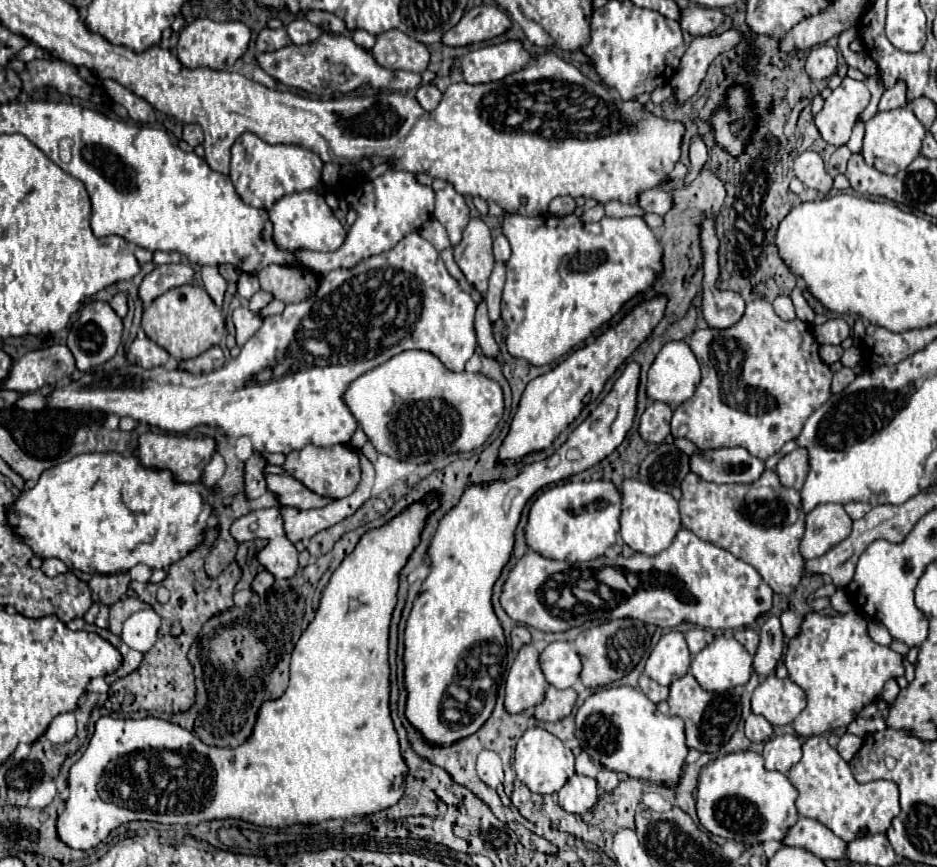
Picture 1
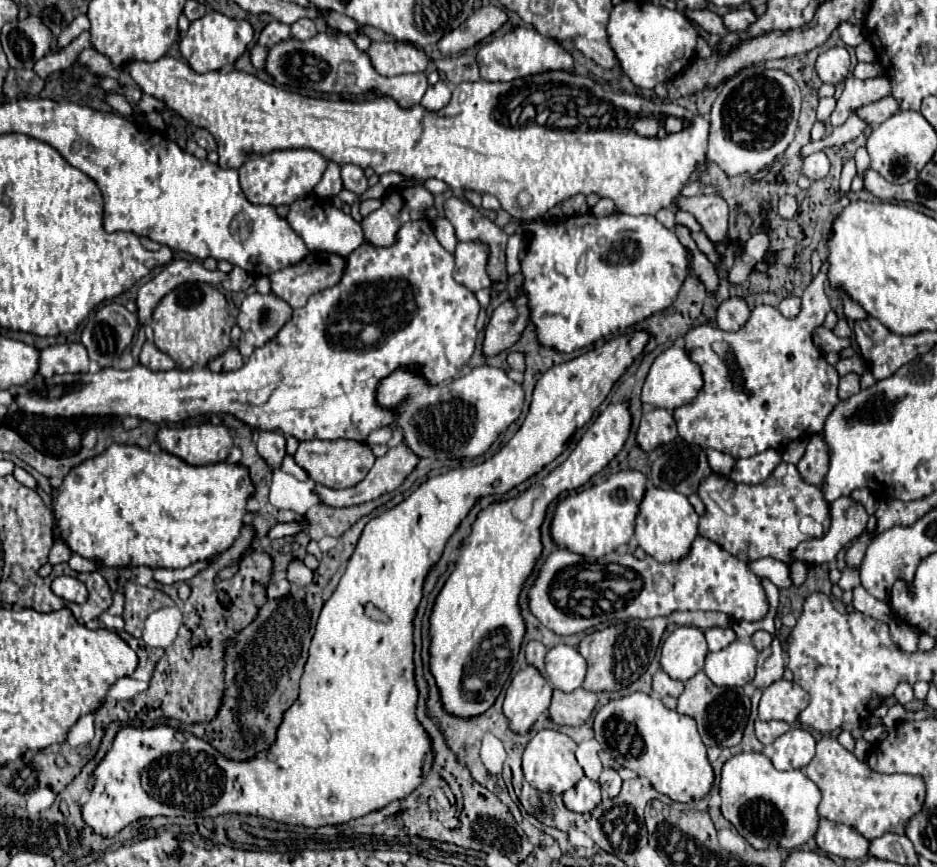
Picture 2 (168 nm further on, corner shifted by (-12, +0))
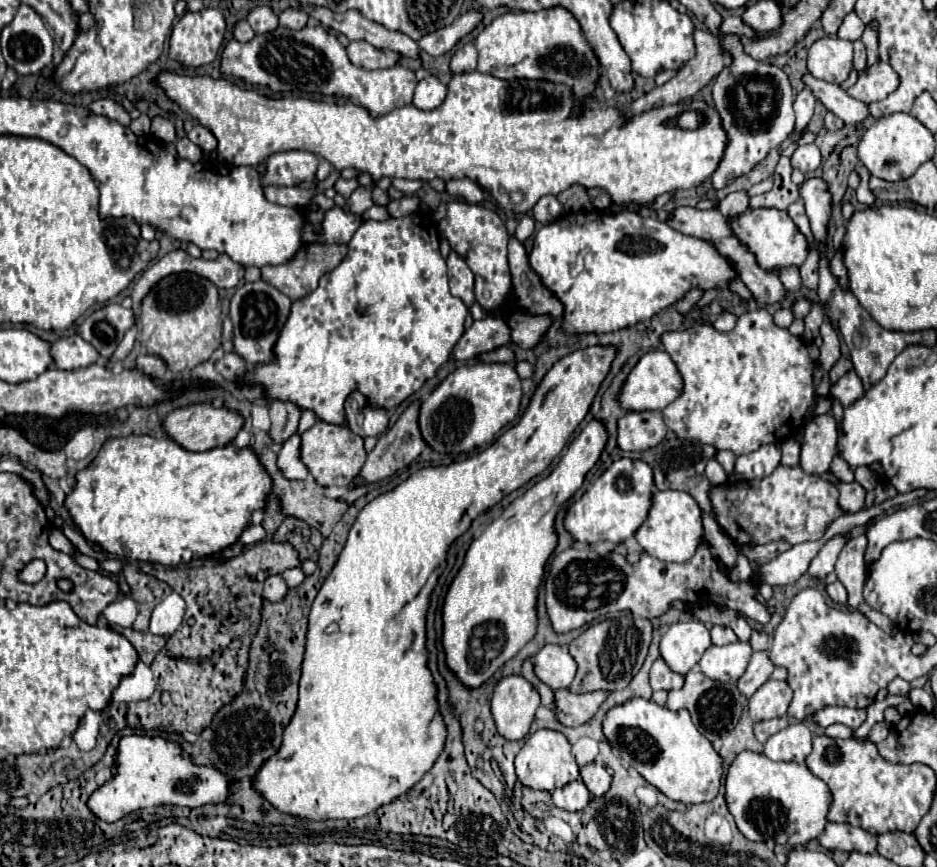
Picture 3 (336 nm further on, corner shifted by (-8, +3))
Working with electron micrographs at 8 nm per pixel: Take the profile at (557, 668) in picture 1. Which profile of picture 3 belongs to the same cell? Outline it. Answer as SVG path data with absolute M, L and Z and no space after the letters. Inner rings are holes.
M545 644L539 654L533 656L533 664L537 678L549 684L553 690L569 688L577 672L577 664L569 650L557 644Z

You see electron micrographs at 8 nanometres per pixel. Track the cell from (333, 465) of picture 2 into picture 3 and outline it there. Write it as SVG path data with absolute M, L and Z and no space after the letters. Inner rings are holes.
M317 422L313 428L301 434L301 460L321 486L349 486L365 464L365 458L367 452L363 448L363 438L345 426Z

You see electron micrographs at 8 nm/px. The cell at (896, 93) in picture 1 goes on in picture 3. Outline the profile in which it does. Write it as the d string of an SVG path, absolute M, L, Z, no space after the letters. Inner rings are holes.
M809 74L803 76L803 82L807 88L813 90L817 100L821 100L825 104L825 108L829 112L833 112L835 116L839 116L845 124L861 124L867 118L871 118L869 106L851 98L839 84L829 84L829 82L817 80Z

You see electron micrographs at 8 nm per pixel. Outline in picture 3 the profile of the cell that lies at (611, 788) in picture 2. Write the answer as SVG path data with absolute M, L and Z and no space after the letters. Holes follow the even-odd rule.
M589 764L581 768L581 778L593 796L603 796L611 786L611 774L603 764Z

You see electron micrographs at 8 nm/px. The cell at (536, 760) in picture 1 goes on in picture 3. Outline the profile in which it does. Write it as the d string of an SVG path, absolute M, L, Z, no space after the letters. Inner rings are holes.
M537 730L531 734L515 758L515 770L521 784L533 790L555 790L579 778L579 766L571 754L569 740L555 730Z

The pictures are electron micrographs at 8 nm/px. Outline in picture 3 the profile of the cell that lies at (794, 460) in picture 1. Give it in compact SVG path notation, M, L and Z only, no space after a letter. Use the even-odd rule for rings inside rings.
M815 416L805 426L799 466L807 474L827 474L837 448L837 422L833 416Z

